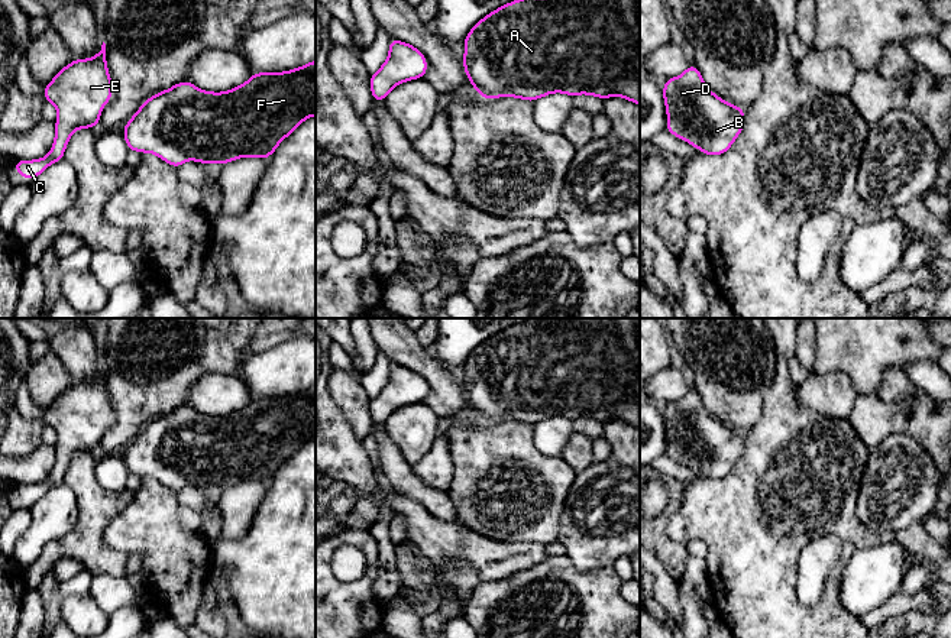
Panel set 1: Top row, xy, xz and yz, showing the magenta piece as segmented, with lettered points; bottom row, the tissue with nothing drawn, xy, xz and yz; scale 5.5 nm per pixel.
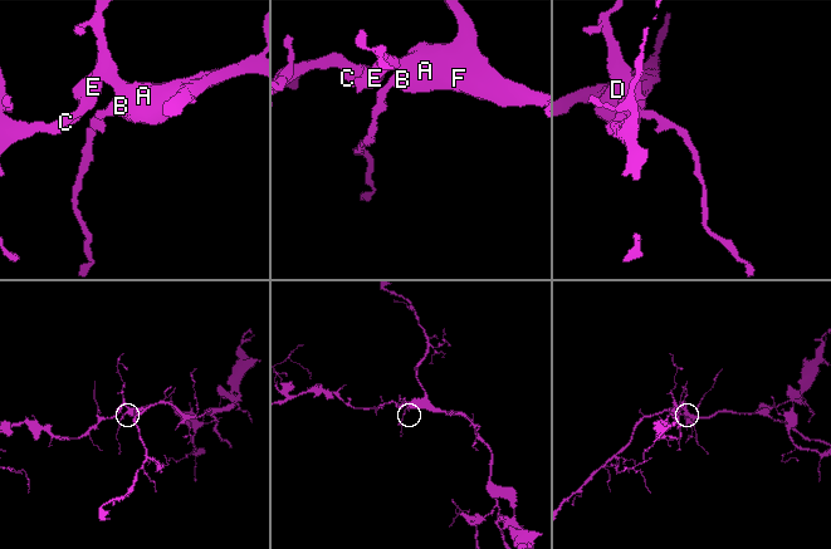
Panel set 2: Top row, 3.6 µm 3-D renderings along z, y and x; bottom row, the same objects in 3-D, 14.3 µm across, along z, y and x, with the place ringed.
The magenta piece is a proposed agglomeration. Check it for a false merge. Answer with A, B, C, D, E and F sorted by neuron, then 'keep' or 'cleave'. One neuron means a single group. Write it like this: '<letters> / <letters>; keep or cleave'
A B C D E F; keep

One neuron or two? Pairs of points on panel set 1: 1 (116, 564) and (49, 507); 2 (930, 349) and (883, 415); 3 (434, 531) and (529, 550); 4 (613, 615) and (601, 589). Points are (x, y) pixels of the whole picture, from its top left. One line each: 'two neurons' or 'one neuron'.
1: two neurons
2: two neurons
3: one neuron
4: one neuron

